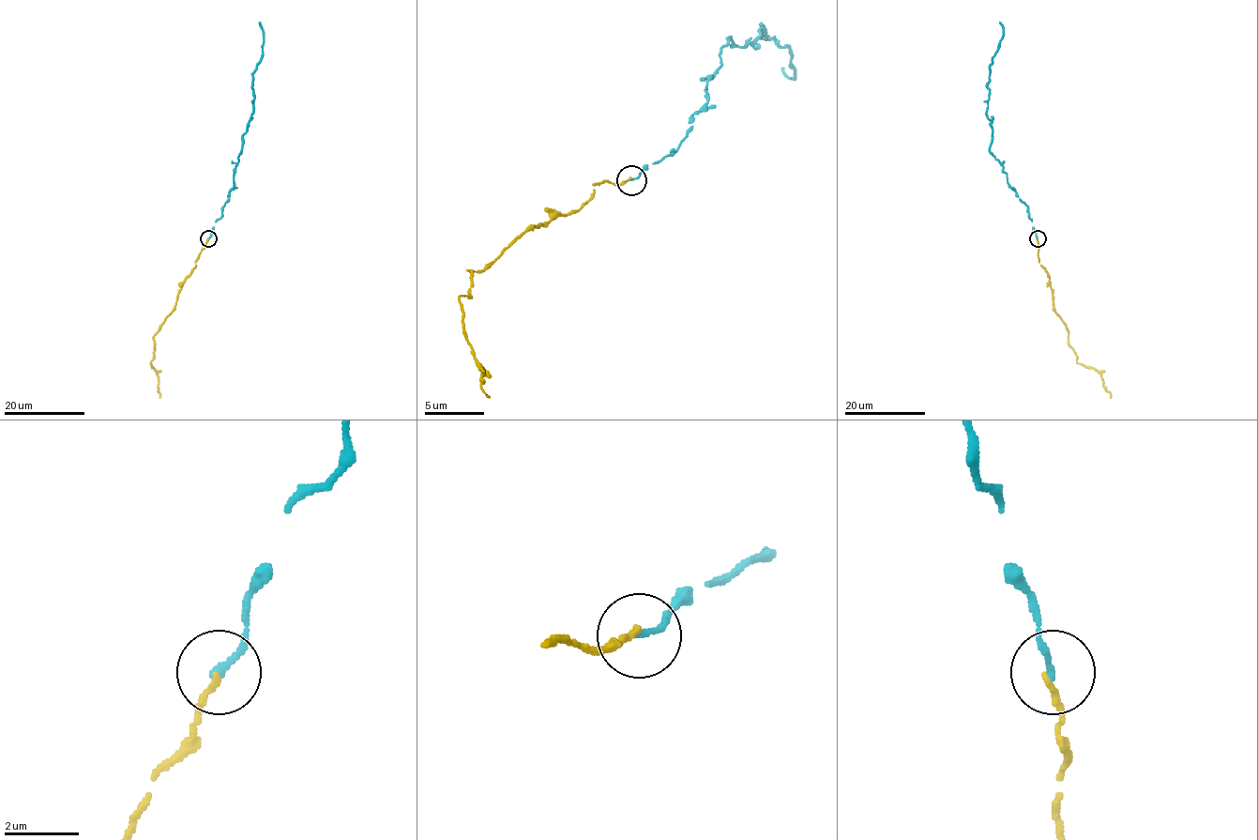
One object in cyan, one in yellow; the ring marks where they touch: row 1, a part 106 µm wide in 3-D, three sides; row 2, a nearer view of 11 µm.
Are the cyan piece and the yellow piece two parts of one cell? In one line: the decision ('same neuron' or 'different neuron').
same neuron

